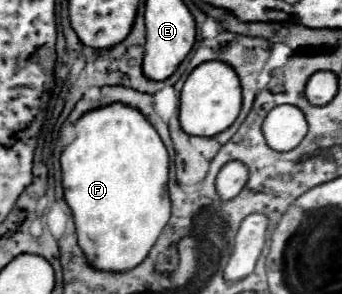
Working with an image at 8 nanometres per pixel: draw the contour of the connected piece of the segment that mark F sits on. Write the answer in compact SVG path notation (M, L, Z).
M125 103L87 111L75 131L75 141L61 153L61 171L79 245L99 271L129 271L149 255L169 221L167 149L147 117Z

